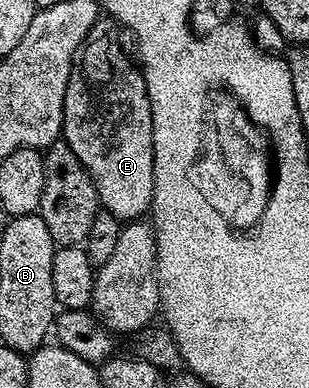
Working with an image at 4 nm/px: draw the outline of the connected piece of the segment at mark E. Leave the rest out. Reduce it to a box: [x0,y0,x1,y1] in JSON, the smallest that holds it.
[62,19,154,223]

